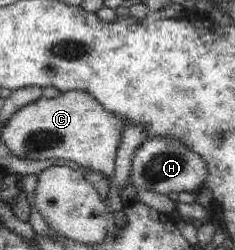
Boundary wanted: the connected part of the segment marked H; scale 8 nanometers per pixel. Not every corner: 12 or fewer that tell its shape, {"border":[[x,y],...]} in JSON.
{"border":[[146,140],[130,181],[154,193],[196,192],[206,162],[180,140]]}

